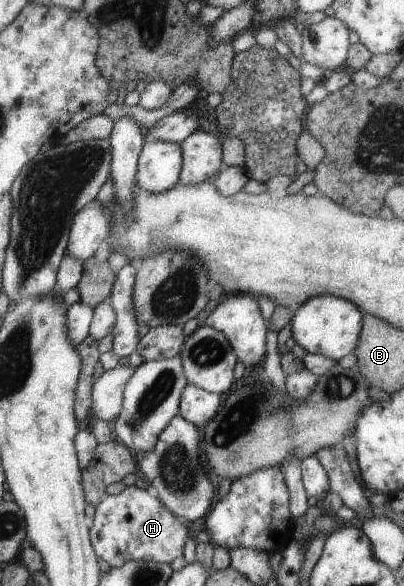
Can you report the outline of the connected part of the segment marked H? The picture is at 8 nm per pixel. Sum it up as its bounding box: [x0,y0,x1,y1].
[89,485,190,568]

